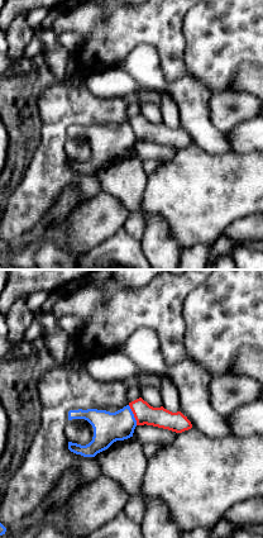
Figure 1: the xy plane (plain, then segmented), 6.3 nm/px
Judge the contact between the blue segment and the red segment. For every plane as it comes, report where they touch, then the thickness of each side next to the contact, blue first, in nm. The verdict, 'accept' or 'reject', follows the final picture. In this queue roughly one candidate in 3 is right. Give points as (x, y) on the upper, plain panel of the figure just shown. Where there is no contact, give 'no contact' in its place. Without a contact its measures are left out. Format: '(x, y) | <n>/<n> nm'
(133, 132) | 190/130 nm

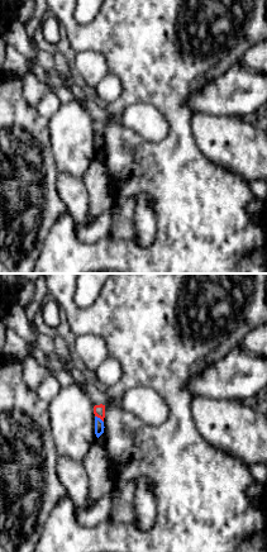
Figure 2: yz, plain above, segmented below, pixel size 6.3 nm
(99, 134) | 60/80 nm

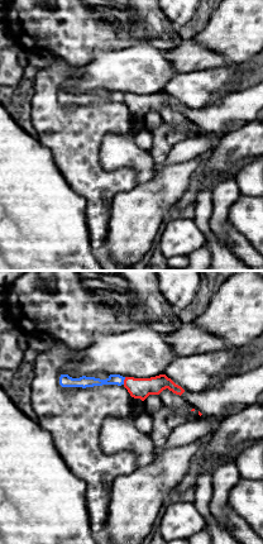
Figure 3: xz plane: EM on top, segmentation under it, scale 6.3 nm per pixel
(123, 98) | 70/130 nm

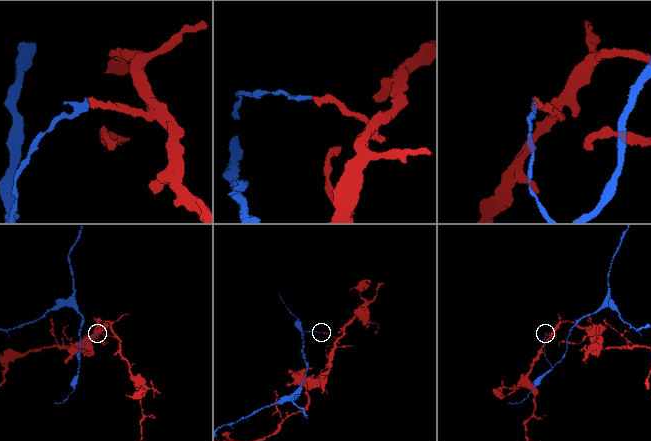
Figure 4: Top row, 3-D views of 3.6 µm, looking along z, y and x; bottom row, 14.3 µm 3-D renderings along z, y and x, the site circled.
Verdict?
reject

